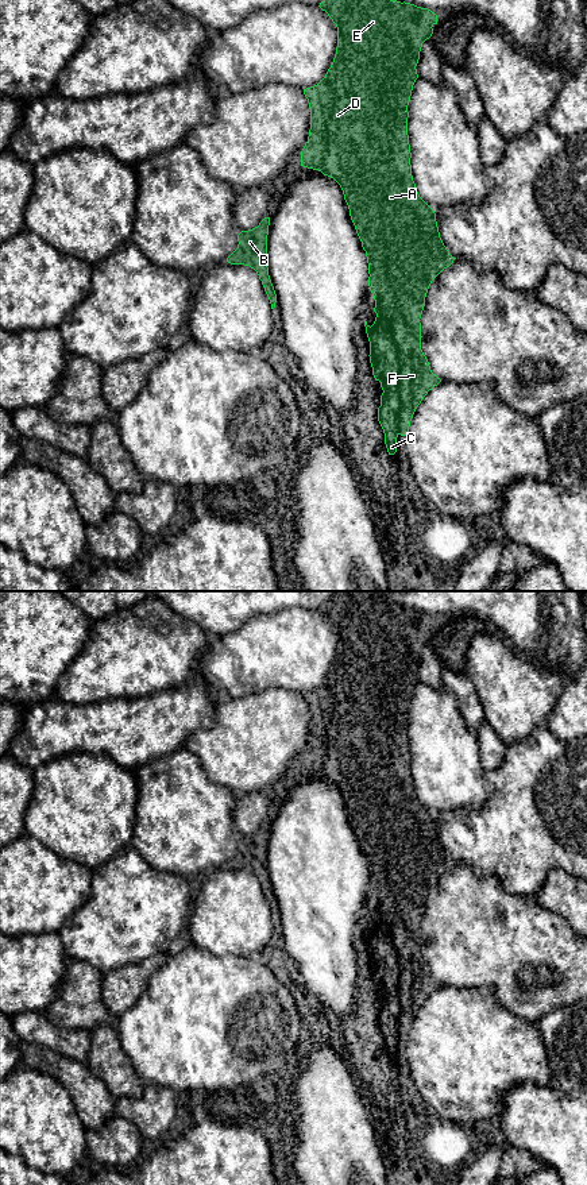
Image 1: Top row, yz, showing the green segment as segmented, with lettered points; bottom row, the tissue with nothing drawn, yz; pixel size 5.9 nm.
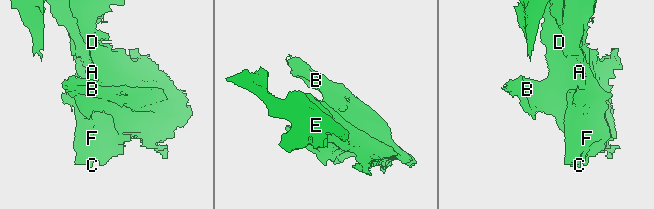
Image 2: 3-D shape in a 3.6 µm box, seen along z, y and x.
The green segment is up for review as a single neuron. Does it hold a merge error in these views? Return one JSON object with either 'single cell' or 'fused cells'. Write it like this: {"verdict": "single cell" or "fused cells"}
{"verdict": "single cell"}

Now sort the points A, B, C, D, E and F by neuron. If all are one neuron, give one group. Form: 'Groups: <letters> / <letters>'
Groups: A B C D E F

